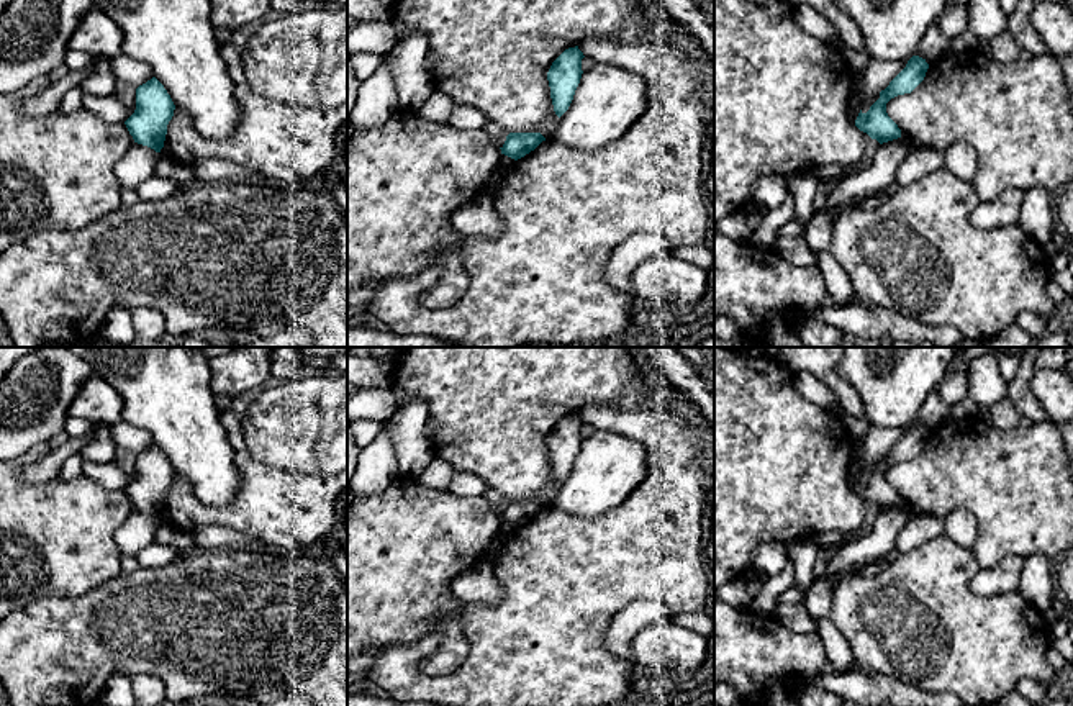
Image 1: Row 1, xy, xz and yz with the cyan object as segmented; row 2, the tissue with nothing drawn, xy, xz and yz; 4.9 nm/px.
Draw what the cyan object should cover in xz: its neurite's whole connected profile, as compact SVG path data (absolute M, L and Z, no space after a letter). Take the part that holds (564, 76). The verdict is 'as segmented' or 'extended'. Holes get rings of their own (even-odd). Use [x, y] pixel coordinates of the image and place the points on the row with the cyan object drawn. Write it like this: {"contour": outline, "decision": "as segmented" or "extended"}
{"contour": "M575 48L565 49L550 66L547 80L555 115L560 118L570 106L582 79L583 52Z", "decision": "as segmented"}

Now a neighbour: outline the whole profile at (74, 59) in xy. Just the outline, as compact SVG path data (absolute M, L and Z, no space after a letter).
M69 49L66 54L64 64L69 67L69 70L82 70L93 61L92 56L82 51Z

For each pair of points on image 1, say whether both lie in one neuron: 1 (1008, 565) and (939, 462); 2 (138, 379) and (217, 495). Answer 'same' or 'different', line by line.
1: different
2: same

